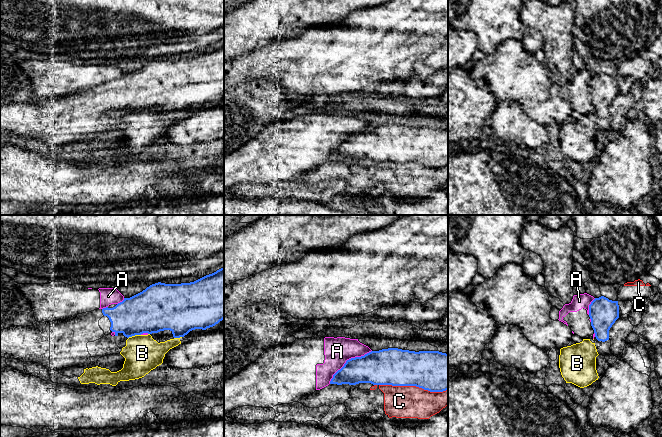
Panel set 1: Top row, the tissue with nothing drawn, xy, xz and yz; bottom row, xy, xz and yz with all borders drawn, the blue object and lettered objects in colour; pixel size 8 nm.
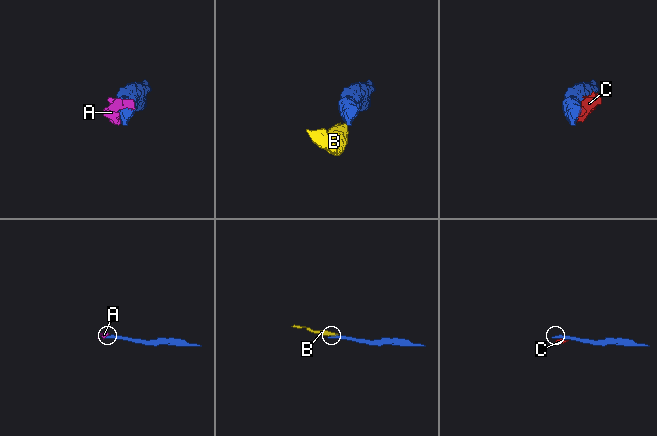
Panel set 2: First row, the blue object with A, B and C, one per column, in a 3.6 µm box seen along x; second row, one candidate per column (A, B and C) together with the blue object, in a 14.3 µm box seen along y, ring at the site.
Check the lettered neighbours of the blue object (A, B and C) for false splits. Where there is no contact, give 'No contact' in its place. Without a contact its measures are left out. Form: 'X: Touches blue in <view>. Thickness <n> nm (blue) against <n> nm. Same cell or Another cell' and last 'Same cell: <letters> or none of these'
A: Touches blue in xz. Thickness 280 nm (blue) against 220 nm. Another cell
B: Touches blue in xy. Thickness 360 nm (blue) against 300 nm. Another cell
C: Touches blue in xz. Thickness 320 nm (blue) against 260 nm. Another cell
Same cell: none of these

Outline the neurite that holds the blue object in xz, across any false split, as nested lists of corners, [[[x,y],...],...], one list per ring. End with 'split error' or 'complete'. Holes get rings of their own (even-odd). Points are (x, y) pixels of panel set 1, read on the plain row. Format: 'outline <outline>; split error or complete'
outline [[[388,124],[351,134],[338,146],[330,160],[371,159],[373,161],[416,162],[430,168],[448,166],[448,130],[439,127],[409,127]]]; complete

